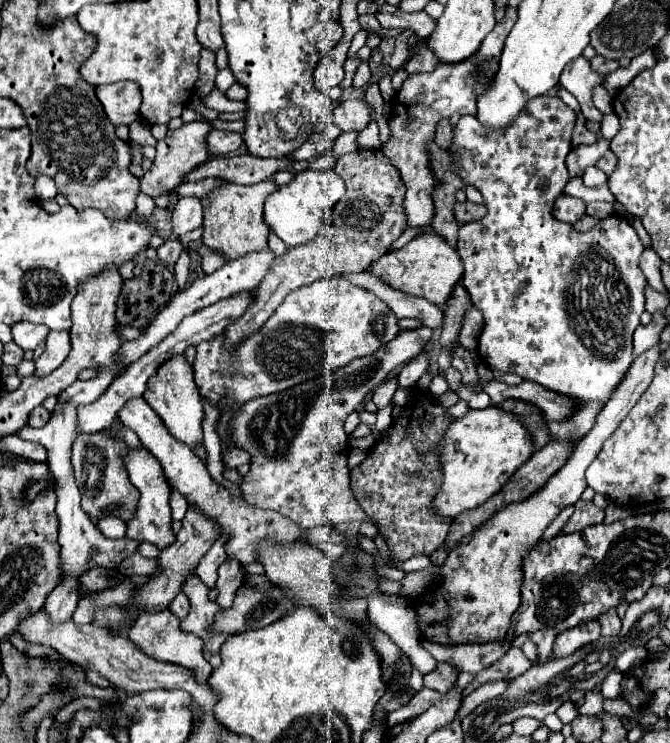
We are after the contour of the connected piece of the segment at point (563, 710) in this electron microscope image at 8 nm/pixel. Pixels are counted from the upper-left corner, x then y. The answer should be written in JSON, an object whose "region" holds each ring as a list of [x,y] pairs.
{"region":[[[567,701],[563,703],[559,709],[557,709],[557,717],[563,721],[563,723],[571,723],[577,715],[577,705],[573,701]]]}

